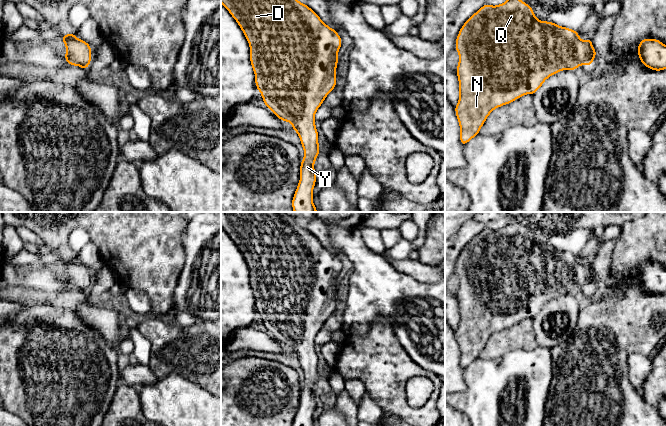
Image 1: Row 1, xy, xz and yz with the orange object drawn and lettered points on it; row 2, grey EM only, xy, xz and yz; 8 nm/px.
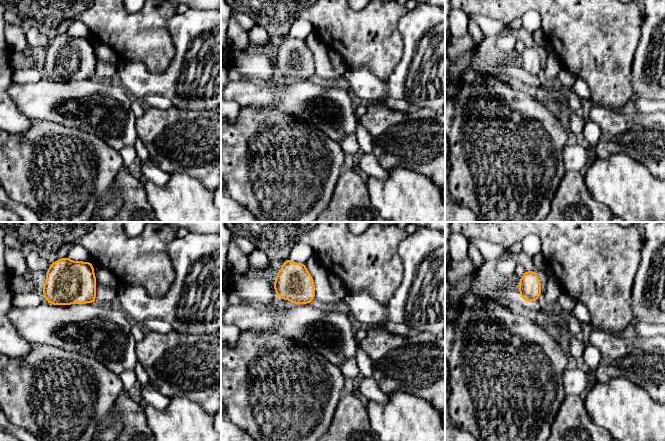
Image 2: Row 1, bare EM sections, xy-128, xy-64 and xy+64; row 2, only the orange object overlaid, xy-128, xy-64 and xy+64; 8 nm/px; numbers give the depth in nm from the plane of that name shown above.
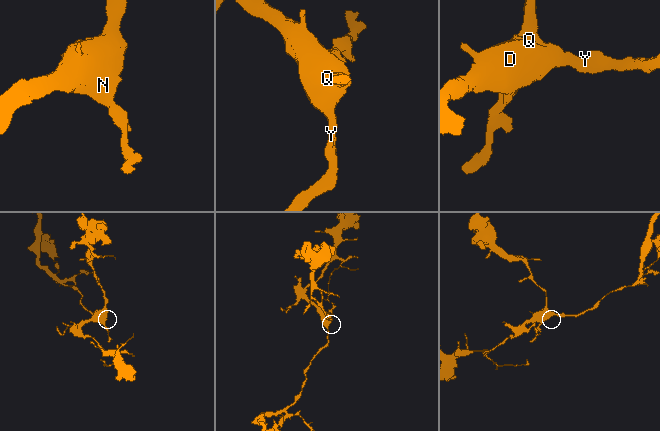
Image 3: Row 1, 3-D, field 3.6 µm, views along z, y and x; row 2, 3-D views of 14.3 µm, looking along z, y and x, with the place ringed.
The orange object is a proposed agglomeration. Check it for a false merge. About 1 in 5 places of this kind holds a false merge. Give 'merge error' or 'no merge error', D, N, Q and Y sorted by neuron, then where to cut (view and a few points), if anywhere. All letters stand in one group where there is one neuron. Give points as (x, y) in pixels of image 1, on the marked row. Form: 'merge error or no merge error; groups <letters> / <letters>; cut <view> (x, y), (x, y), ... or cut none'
no merge error; groups D N Q Y; cut none

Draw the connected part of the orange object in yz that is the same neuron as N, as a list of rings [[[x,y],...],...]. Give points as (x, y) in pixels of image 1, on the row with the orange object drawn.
[[[507,0],[492,6],[485,4],[461,27],[455,49],[459,54],[457,76],[459,81],[459,101],[455,106],[460,125],[460,142],[464,146],[474,138],[489,114],[496,108],[509,104],[526,95],[534,94],[544,81],[562,70],[575,70],[580,65],[590,66],[596,57],[592,39],[581,40],[579,33],[554,22],[540,21],[529,4],[521,0]]]

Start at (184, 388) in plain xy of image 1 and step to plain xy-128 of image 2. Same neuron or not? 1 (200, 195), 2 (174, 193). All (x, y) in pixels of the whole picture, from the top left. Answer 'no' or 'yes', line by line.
1: yes
2: yes

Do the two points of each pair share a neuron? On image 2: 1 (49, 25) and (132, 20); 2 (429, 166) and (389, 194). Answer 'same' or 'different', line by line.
1: same
2: different

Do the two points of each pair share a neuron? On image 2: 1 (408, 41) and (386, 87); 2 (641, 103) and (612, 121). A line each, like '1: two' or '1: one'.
1: one
2: two

